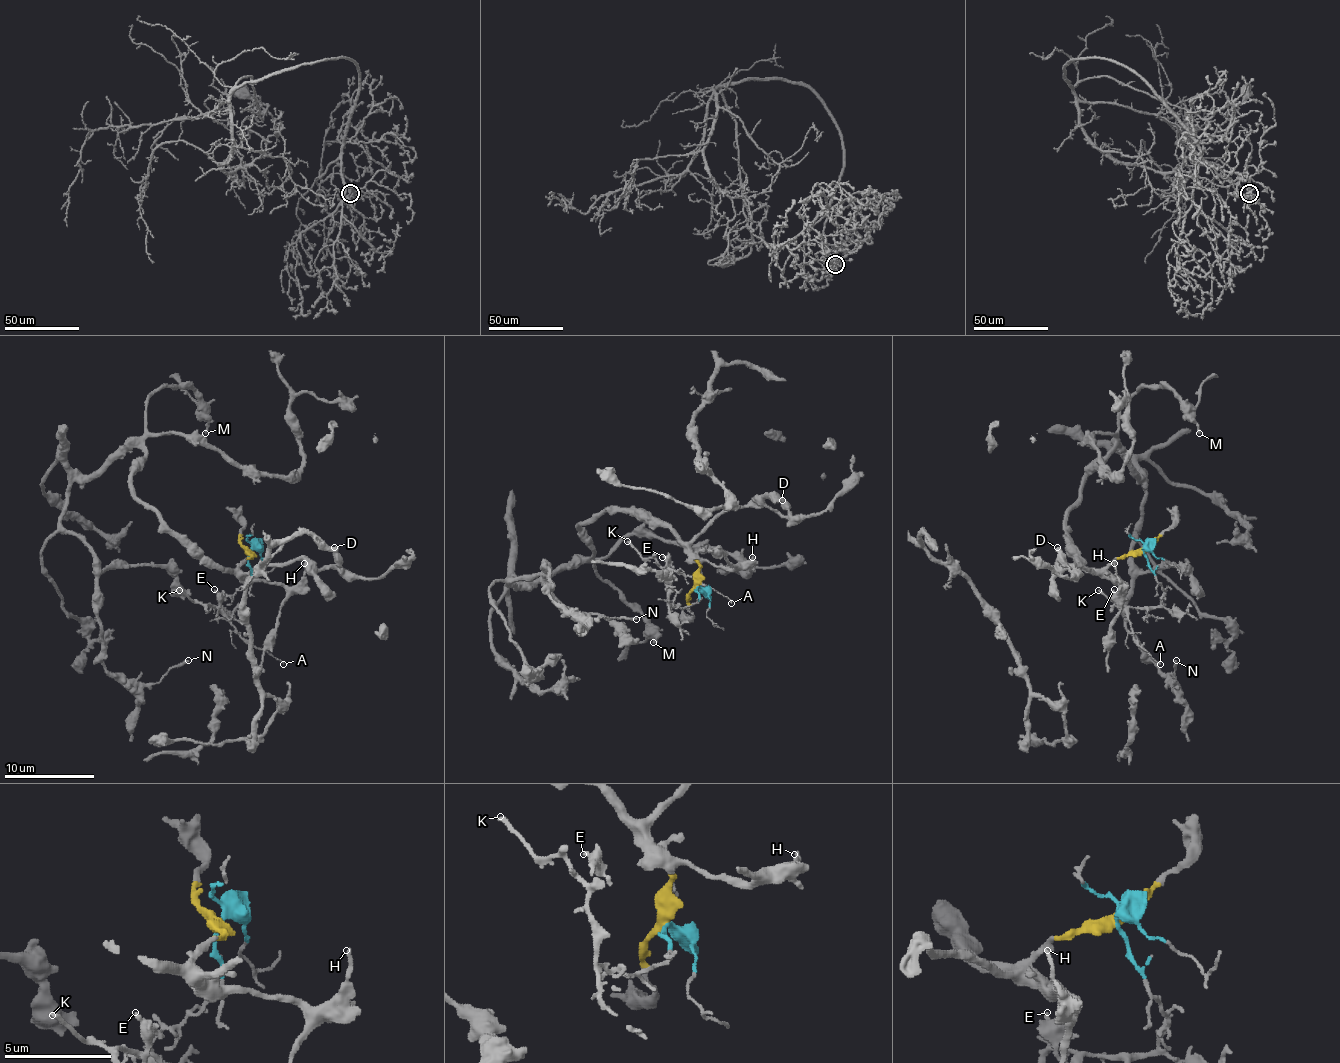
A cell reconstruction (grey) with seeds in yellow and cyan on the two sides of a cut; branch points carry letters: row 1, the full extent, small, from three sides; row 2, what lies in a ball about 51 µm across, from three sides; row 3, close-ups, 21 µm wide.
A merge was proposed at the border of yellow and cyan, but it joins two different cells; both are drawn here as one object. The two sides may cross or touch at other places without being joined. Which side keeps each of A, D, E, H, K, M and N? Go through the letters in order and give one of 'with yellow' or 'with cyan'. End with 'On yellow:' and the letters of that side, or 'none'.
A: with cyan
D: with yellow
E: with cyan
H: with yellow
K: with cyan
M: with yellow
N: with yellow
On yellow: D, H, M, N

